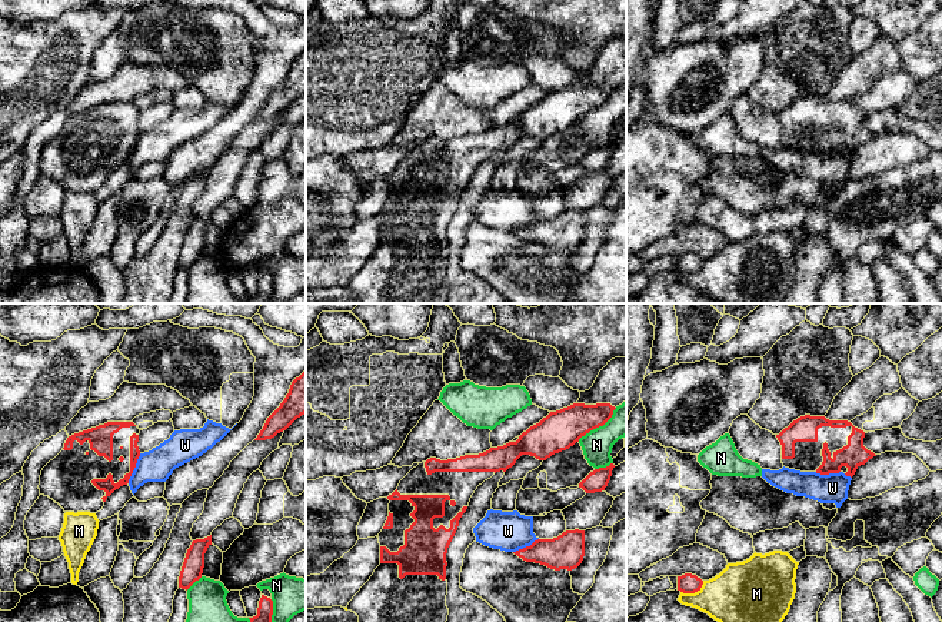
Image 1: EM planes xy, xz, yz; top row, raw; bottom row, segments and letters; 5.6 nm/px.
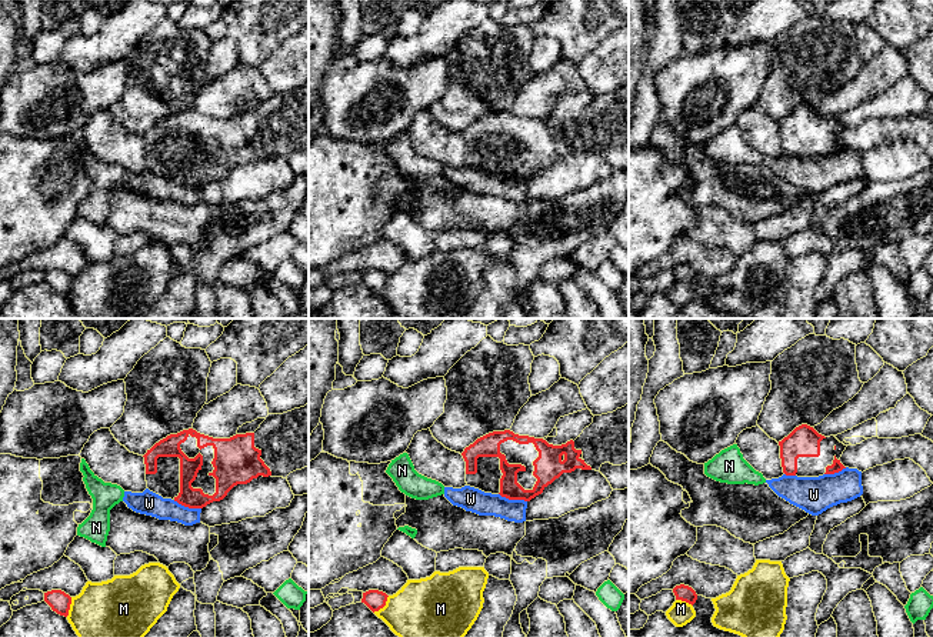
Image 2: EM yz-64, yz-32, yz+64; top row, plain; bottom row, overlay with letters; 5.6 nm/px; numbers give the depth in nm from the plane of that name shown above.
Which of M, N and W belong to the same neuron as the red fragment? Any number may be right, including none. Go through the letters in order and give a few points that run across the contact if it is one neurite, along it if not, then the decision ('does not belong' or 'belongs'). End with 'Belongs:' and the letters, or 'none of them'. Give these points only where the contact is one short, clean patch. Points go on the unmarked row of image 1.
M: does not belong
N: does not belong
W: does not belong
Belongs: none of them

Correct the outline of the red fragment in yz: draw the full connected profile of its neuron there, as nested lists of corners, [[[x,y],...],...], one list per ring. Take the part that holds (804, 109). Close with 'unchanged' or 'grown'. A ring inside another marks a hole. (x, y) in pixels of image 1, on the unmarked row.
[[[805,94],[779,114],[785,147],[820,154],[843,152],[853,156],[861,144],[876,136],[863,126],[865,112],[848,100]]] | grown

